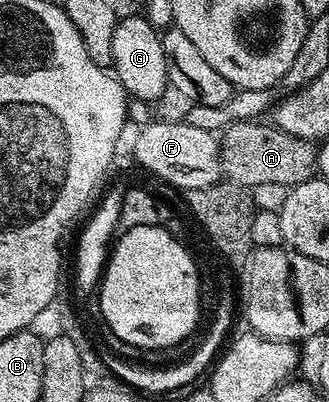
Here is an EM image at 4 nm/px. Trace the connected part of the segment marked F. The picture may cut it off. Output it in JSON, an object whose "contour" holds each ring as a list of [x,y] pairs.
{"contour":[[[184,120],[153,122],[143,127],[133,142],[133,154],[143,169],[185,192],[209,187],[221,176],[220,143],[216,135],[210,130],[195,128]]]}

